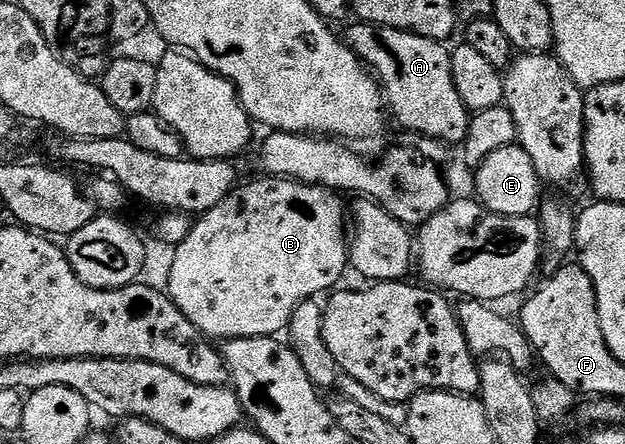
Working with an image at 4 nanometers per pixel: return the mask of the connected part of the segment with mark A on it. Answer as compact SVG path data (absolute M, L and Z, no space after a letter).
M354 22L344 39L376 77L393 119L395 116L407 133L440 140L446 146L461 145L468 134L471 113L456 94L451 49L445 43L365 22Z

